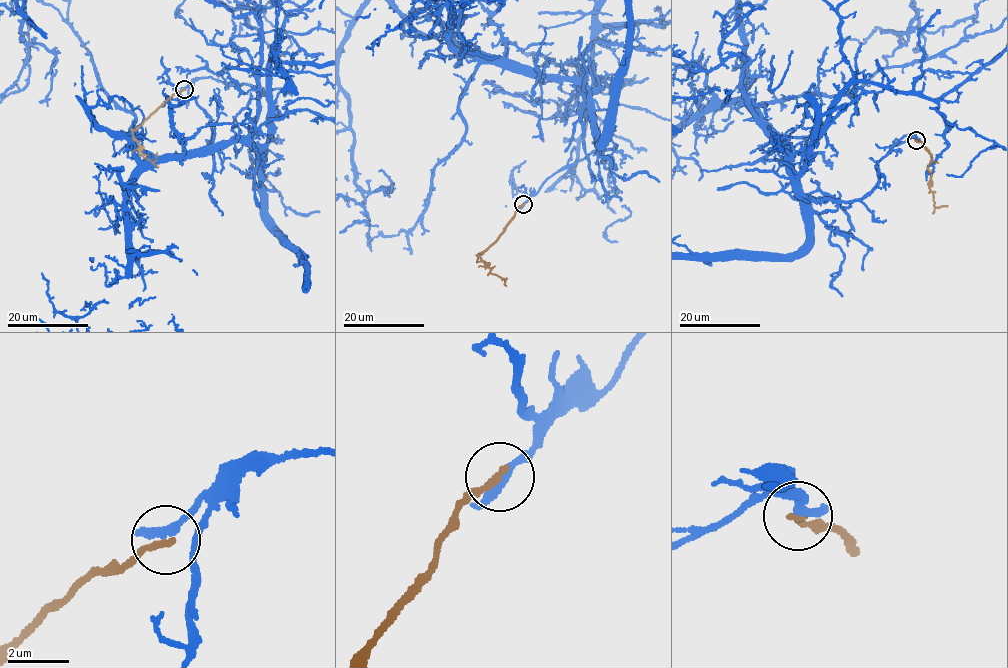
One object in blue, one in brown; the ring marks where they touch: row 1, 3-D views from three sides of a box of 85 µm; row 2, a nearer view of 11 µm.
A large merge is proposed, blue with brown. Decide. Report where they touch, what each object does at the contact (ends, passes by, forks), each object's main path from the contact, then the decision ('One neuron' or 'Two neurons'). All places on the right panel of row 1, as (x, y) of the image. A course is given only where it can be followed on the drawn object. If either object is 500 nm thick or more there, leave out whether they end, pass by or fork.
Place: (916, 140). At the ring blue ends. At the ring brown ends. Course of blue: (916, 140), (855, 200), (814, 201), (757, 106), (718, 107). Course of brown: (916, 140), (931, 155), (929, 188), (934, 205), (938, 208), (947, 205). Two neurons

